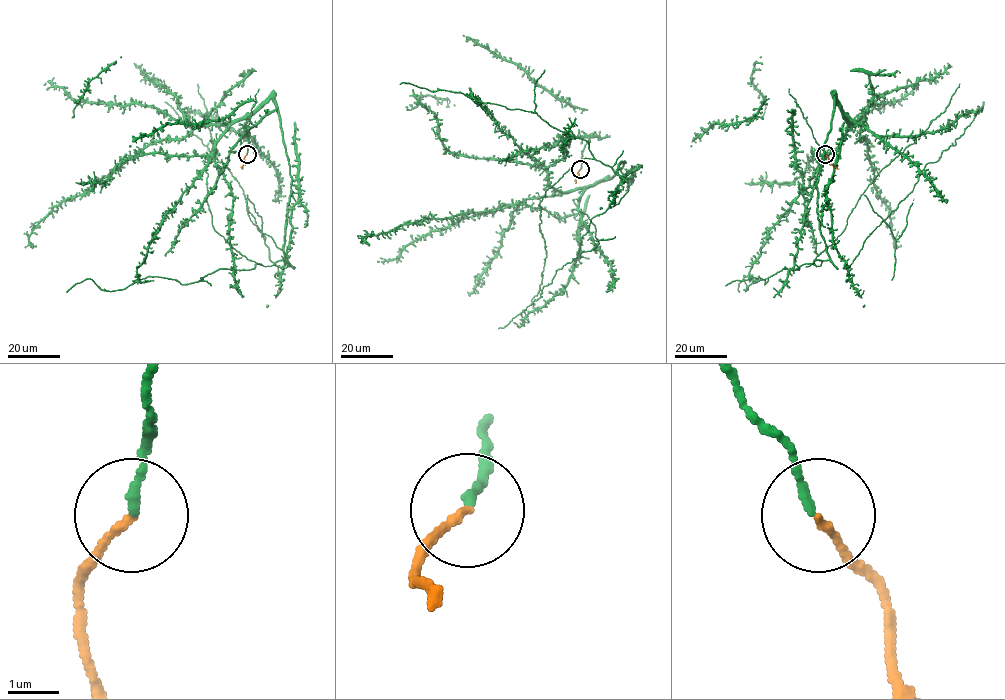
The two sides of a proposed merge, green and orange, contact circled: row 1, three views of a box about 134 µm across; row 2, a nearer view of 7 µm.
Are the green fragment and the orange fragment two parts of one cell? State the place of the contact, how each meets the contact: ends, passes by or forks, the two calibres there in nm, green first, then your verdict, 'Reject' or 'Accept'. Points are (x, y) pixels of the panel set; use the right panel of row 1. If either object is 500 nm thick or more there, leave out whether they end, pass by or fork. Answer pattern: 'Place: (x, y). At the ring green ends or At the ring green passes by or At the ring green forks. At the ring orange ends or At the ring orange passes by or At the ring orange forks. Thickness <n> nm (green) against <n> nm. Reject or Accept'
Place: (825, 154). At the ring green ends. At the ring orange ends. Thickness 170 nm (green) against 140 nm. Accept

